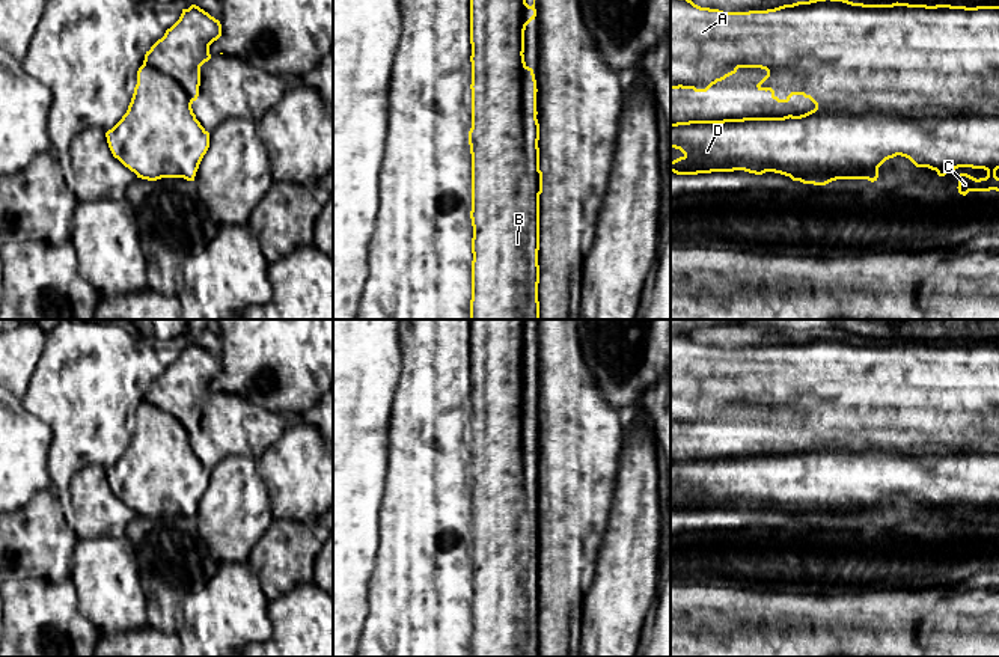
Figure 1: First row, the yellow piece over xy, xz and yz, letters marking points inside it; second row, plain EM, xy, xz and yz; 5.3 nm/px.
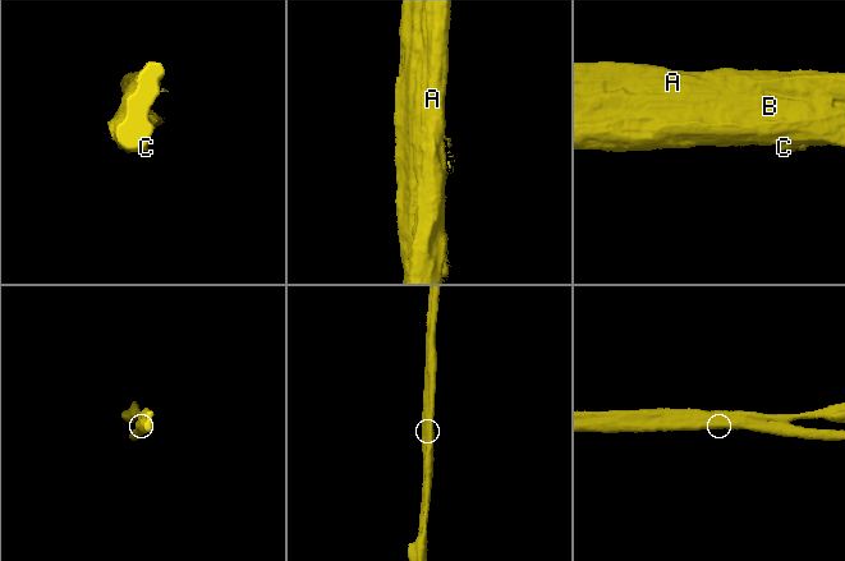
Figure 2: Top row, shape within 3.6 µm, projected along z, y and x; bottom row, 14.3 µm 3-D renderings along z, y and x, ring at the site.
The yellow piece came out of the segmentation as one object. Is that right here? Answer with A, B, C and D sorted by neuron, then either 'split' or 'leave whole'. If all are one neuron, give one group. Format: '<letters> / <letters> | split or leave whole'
A / B C D | split

